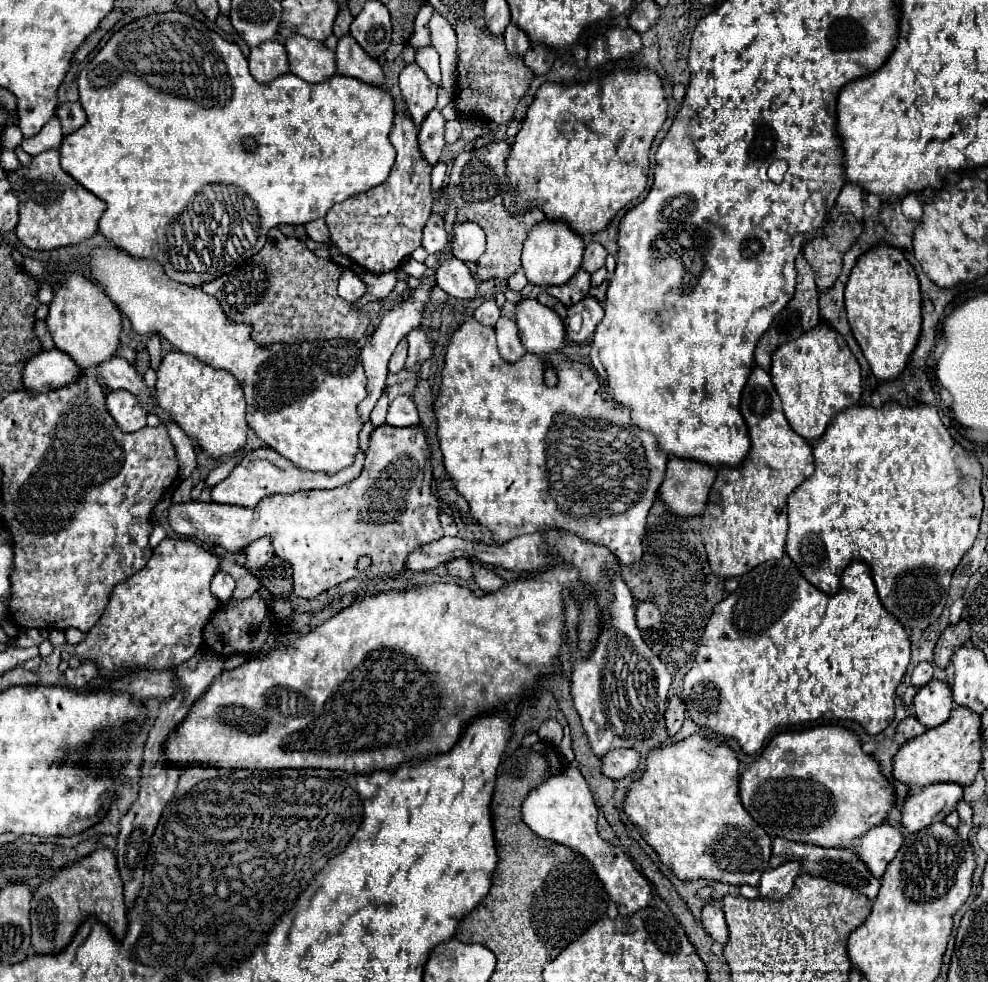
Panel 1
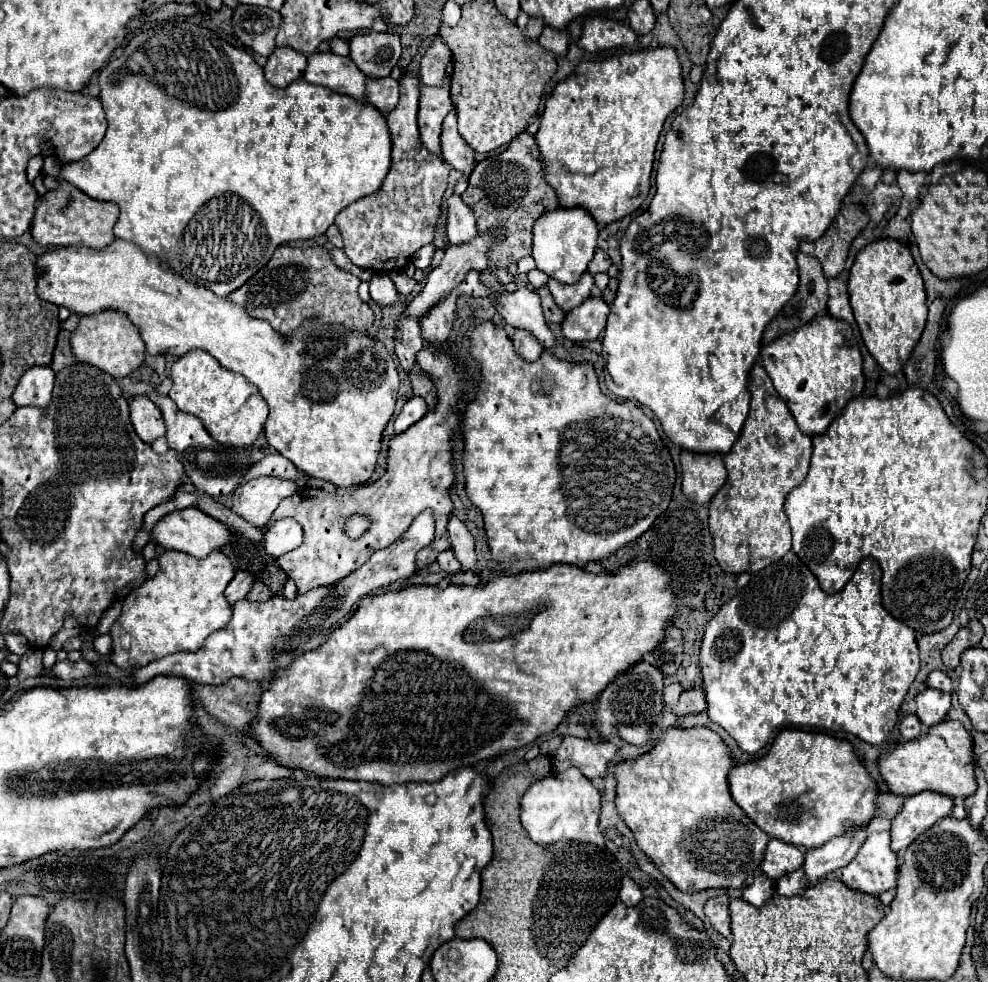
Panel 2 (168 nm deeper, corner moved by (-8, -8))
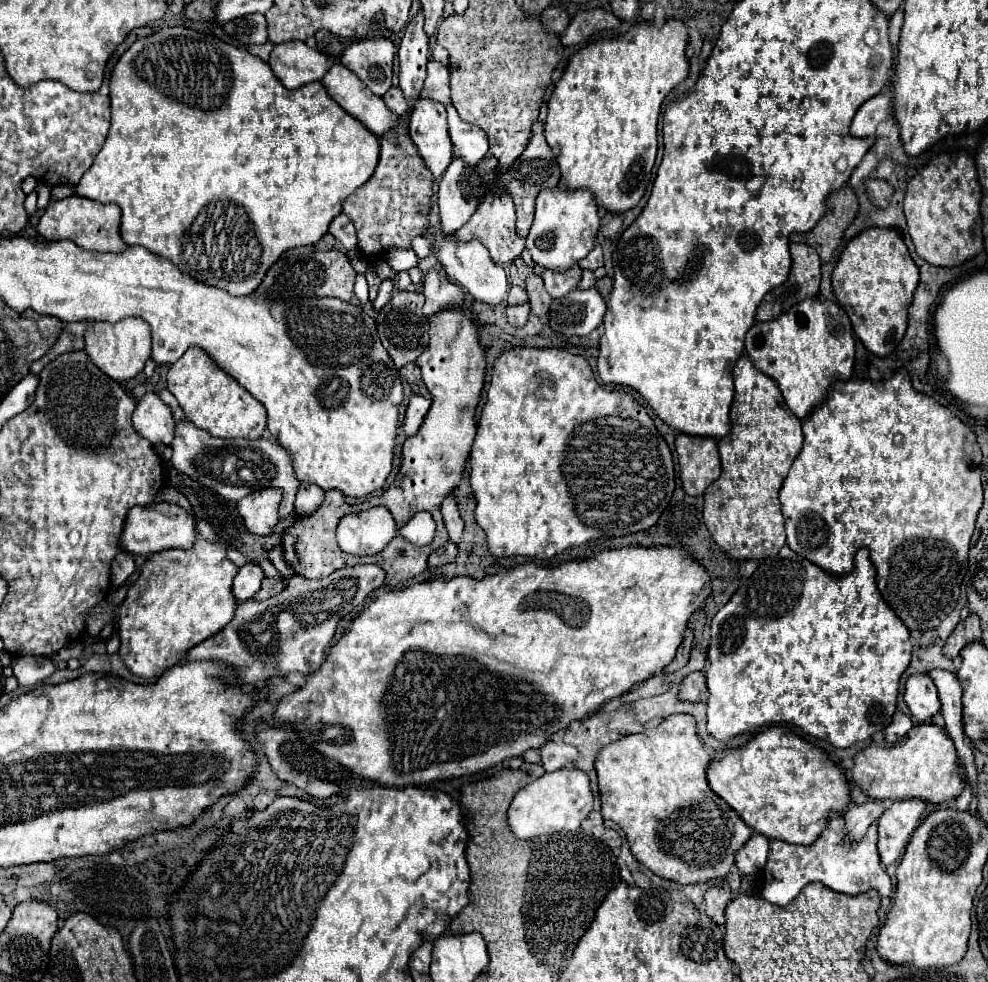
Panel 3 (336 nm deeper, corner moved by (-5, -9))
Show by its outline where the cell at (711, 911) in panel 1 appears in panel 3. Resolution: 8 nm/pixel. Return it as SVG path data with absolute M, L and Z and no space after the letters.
M727 885L709 887L705 893L705 913L717 923L725 925L725 905L733 899L733 893Z

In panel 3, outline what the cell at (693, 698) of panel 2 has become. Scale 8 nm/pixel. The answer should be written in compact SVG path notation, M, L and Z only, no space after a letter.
M695 671L683 679L679 689L679 699L705 701L705 695L707 695L707 685L705 685L703 671Z

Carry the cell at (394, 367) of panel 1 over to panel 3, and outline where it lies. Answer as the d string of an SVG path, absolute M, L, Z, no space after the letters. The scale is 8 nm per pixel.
M393 289L391 301L387 301L387 305L379 311L377 331L397 369L415 361L421 351L429 345L429 319L423 313L423 293Z

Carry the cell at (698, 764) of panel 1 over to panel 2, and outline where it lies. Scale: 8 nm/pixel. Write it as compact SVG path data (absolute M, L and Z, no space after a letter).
M668 728L660 734L658 744L644 756L616 766L618 792L616 808L626 826L634 832L638 846L658 866L658 870L682 892L700 892L706 888L746 888L748 878L760 872L764 850L770 838L744 814L730 798L728 774L734 766L730 748L710 728Z

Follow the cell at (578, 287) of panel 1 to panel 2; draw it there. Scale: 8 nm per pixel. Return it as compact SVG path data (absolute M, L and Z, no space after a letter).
M586 272L576 284L570 284L570 286L560 284L560 282L556 282L556 280L548 280L548 288L550 288L556 304L558 304L564 312L568 312L568 310L580 306L584 300L588 300L592 286L594 286L594 278L592 278L588 272Z

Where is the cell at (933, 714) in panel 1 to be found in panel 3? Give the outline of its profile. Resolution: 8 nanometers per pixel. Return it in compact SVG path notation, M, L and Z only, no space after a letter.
M927 673L907 677L903 699L911 711L911 717L919 723L931 721L931 717L941 709L937 687Z

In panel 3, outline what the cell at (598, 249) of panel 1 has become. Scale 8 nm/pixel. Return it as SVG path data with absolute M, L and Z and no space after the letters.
M597 245L585 259L581 259L579 267L581 267L581 269L591 269L591 271L595 271L597 267L603 267L603 253L601 253L601 247Z

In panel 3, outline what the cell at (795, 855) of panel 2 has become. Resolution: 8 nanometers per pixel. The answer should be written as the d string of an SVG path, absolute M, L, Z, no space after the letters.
M753 833L753 837L737 851L735 865L741 875L753 875L765 867L767 855L769 855L769 839L765 835Z

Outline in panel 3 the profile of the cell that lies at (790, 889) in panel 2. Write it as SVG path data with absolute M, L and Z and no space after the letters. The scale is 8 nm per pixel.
M839 813L833 815L827 823L827 833L817 839L811 845L789 845L783 841L771 841L769 845L769 859L767 865L755 875L755 889L757 893L775 905L789 905L799 891L813 883L821 881L825 887L837 893L857 895L865 893L869 889L877 889L881 897L891 895L891 879L885 873L885 867L881 867L879 853L877 853L877 827L869 827L867 835L859 839L859 843L849 843L845 847L845 817Z

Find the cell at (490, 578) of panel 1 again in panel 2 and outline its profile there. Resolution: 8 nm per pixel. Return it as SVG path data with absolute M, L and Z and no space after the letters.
M452 516L448 522L448 534L450 534L452 552L458 558L458 562L462 564L462 570L474 572L478 560L474 554L474 540L472 540L472 534L468 532L468 528L456 516Z

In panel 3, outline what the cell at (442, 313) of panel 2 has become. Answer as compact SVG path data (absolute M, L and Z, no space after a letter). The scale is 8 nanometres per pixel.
M427 271L423 277L423 295L425 295L425 307L423 313L431 317L443 307L453 307L463 303L463 291L455 283L451 283L447 277L441 277L439 271Z

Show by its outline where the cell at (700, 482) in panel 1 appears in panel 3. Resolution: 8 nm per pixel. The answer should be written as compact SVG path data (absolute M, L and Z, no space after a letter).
M679 433L675 437L683 489L689 495L703 495L705 489L719 479L721 461L717 441L713 437L693 437Z

